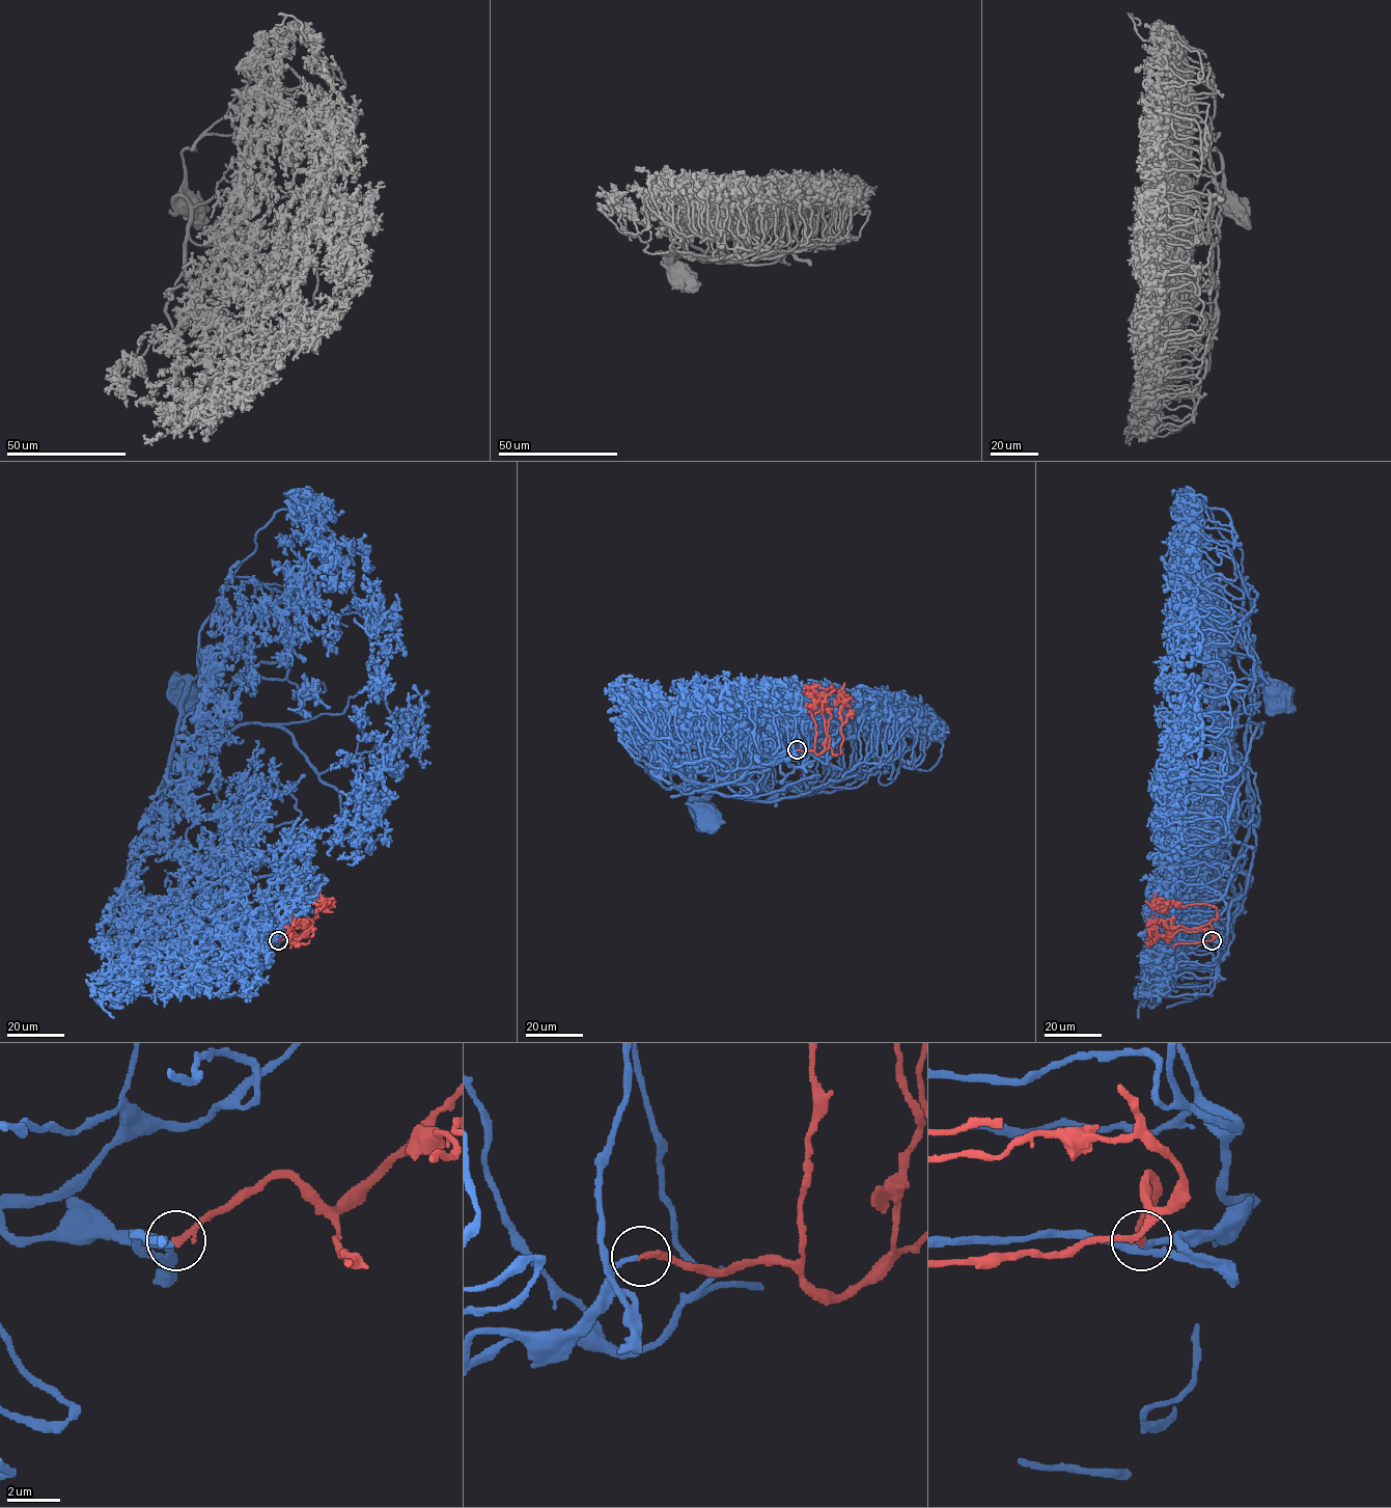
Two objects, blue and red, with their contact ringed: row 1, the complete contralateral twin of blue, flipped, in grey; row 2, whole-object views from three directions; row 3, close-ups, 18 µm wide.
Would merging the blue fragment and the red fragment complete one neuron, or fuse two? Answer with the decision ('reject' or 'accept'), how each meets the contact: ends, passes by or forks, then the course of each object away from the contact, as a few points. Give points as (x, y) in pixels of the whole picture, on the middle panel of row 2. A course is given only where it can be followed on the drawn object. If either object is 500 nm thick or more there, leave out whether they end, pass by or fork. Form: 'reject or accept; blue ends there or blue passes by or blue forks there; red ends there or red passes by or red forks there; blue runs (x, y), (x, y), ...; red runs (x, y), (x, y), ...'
accept; blue ends there; red ends there; blue runs (797, 749), (775, 765), (751, 766), (735, 780), (691, 793), (678, 789), (688, 784), (705, 788), (703, 812); red runs (798, 749), (819, 754), (828, 747), (834, 755), (840, 752), (840, 713), (844, 683)

